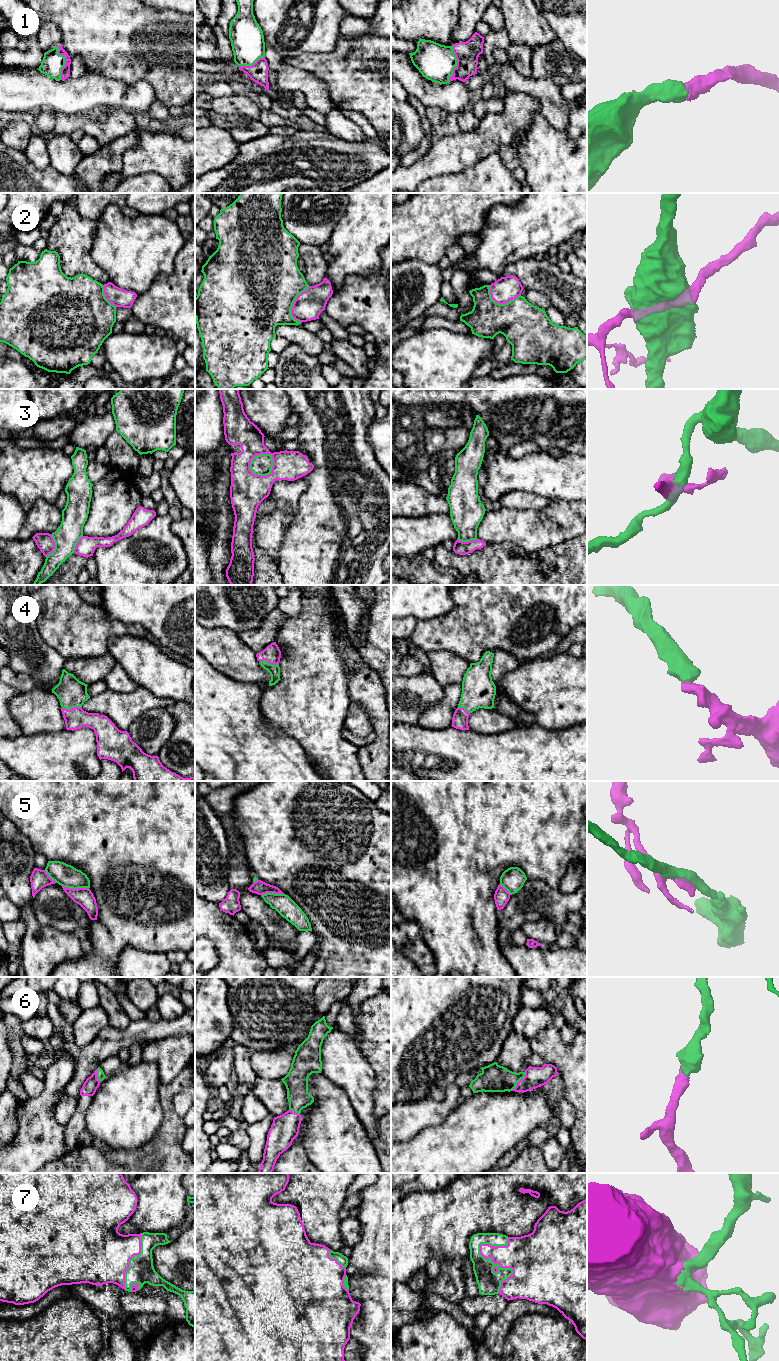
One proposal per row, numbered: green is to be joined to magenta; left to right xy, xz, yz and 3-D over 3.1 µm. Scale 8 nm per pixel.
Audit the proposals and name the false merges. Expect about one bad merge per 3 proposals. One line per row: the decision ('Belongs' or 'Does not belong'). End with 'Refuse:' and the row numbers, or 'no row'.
1: Belongs
2: Does not belong
3: Does not belong
4: Belongs
5: Does not belong
6: Belongs
7: Belongs
Refuse: 2, 3, 5

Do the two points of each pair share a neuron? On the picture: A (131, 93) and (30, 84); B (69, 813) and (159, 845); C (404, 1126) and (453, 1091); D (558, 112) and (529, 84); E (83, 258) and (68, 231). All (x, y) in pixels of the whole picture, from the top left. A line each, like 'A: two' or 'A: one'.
A: one
B: one
C: one
D: one
E: one

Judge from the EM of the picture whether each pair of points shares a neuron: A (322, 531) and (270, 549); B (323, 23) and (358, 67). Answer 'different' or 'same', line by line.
A: different
B: different

